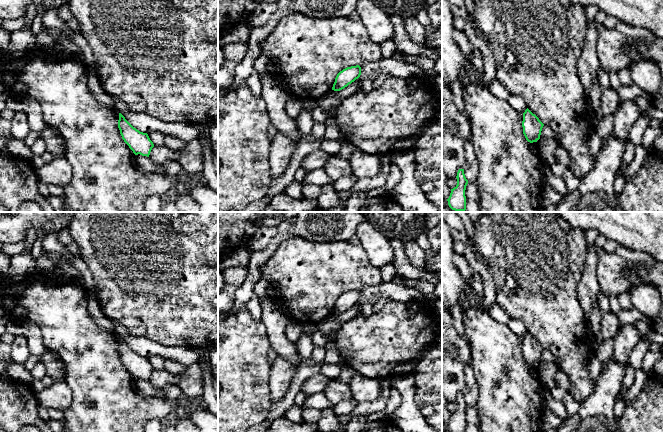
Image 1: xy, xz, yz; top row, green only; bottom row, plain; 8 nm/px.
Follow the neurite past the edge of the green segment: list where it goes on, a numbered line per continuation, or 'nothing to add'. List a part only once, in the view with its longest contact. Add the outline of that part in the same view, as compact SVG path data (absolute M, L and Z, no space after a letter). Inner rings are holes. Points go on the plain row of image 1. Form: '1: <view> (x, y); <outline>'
nothing to add

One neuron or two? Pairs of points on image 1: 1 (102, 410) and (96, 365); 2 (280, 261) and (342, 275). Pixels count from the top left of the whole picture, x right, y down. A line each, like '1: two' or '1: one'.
1: one
2: one

